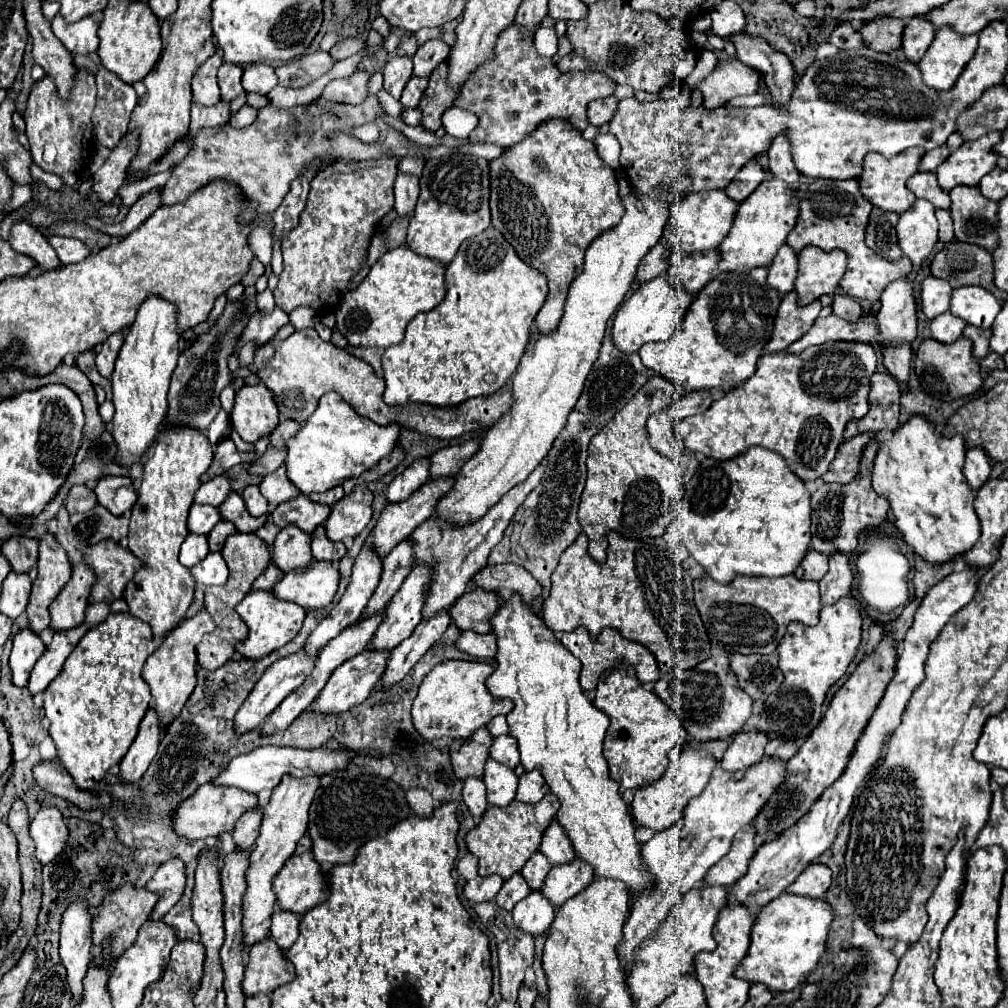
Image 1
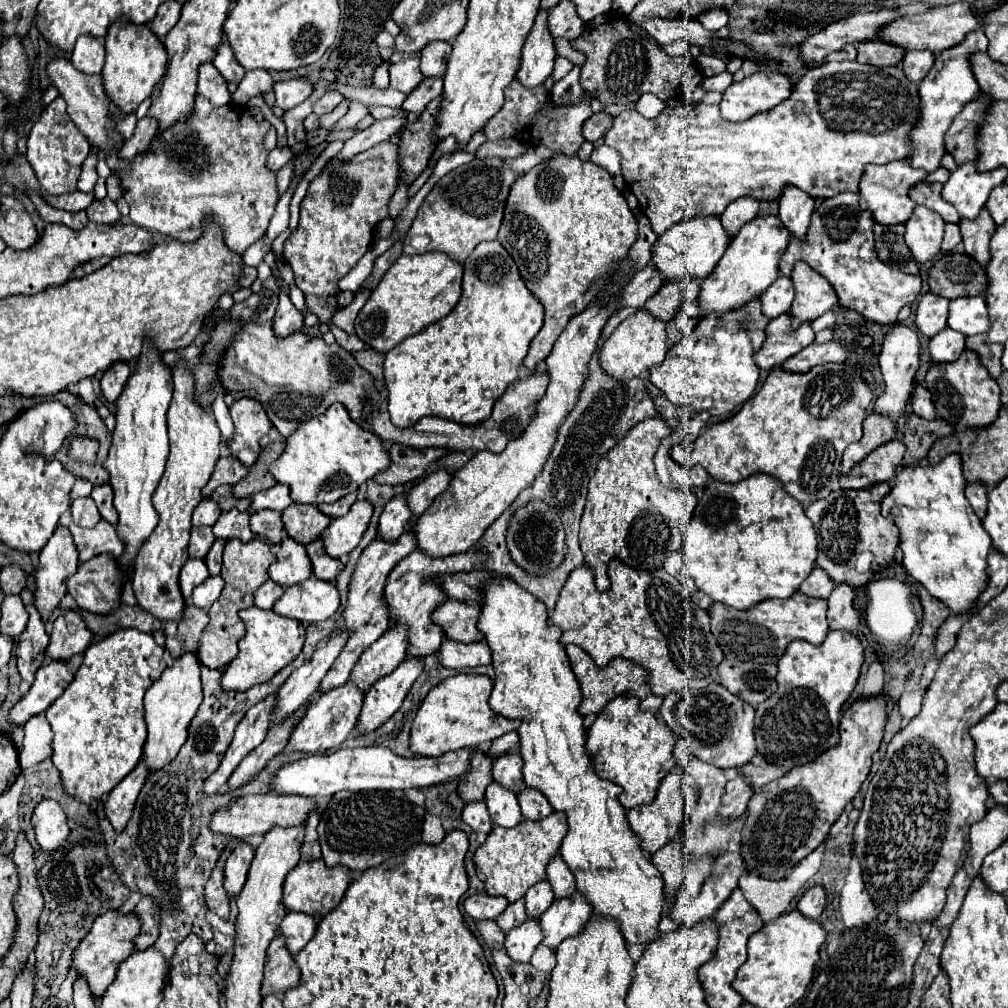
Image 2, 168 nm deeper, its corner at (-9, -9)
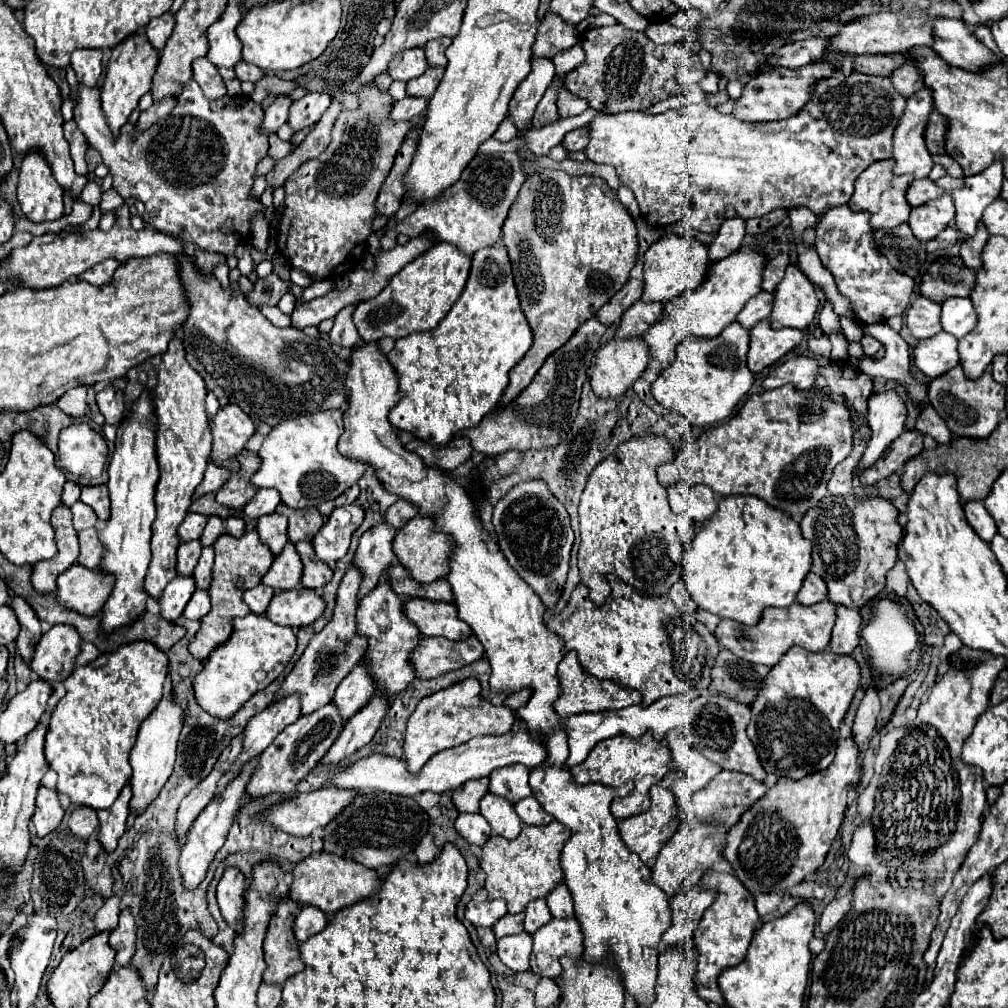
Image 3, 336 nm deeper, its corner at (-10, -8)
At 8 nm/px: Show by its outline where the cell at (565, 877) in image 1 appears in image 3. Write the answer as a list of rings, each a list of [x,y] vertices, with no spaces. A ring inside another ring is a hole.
[[[552,918],[532,936],[534,946],[530,954],[530,970],[542,978],[552,978],[558,982],[562,978],[560,958],[570,956],[572,960],[580,960],[582,938],[584,936],[580,934],[580,924],[576,918]]]

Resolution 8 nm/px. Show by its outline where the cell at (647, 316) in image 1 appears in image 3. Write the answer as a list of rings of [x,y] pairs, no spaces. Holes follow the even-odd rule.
[[[628,338],[624,342],[608,340],[596,352],[594,366],[590,368],[590,386],[592,386],[592,392],[598,398],[616,398],[616,396],[622,396],[632,386],[632,382],[636,382],[642,376],[648,360],[650,360],[648,346],[644,344],[642,338]]]

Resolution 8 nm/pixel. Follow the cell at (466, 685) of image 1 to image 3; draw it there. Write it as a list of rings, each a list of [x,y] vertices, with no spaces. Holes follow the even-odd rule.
[[[456,684],[422,698],[414,714],[408,718],[402,746],[408,772],[418,772],[440,750],[460,746],[480,734],[504,734],[512,728],[514,714],[510,708],[494,708],[490,702],[482,700],[480,694],[474,694],[472,690],[464,690],[460,686],[462,684]]]

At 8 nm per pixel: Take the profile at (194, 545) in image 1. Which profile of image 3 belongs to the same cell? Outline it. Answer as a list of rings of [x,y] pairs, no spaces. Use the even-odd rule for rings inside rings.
[[[190,576],[188,578],[174,578],[158,598],[160,616],[166,622],[174,622],[176,618],[180,618],[184,612],[184,606],[188,604],[194,590],[196,590],[196,586],[192,586]]]

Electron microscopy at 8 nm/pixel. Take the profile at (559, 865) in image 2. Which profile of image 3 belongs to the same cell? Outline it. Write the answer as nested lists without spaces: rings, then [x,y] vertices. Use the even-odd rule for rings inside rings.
[[[560,884],[552,894],[546,896],[546,904],[548,904],[554,918],[572,918],[574,916],[572,896],[568,894],[564,884]]]

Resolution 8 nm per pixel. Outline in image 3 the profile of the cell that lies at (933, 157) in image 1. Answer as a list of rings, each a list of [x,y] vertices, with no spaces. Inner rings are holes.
[[[942,176],[936,180],[936,184],[944,190],[944,192],[952,192],[956,188],[964,186],[964,178],[952,178],[952,176]]]

